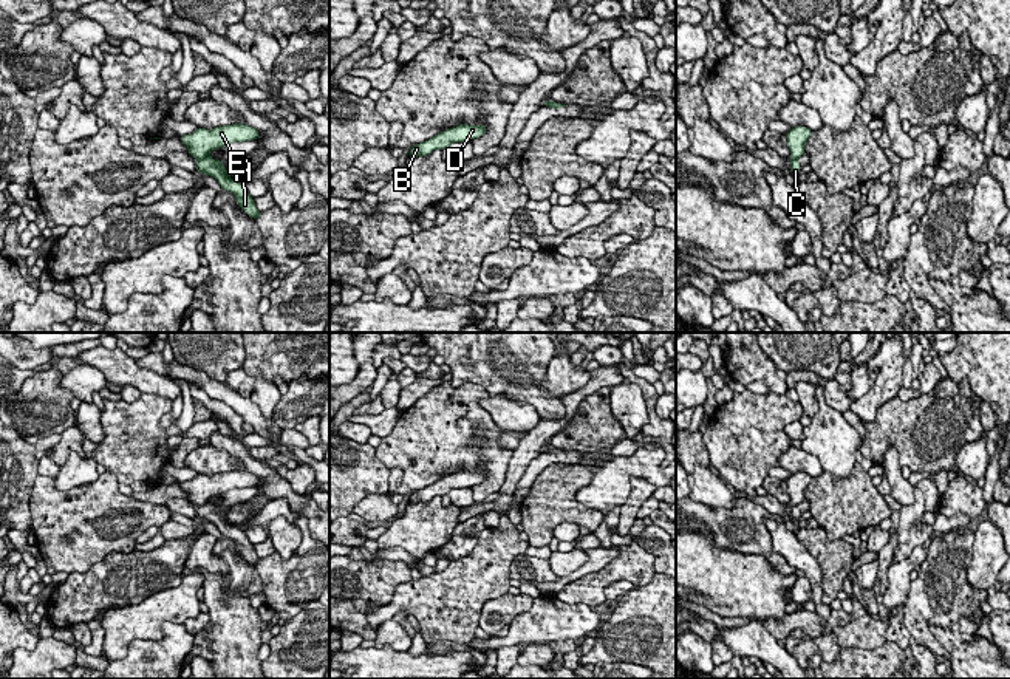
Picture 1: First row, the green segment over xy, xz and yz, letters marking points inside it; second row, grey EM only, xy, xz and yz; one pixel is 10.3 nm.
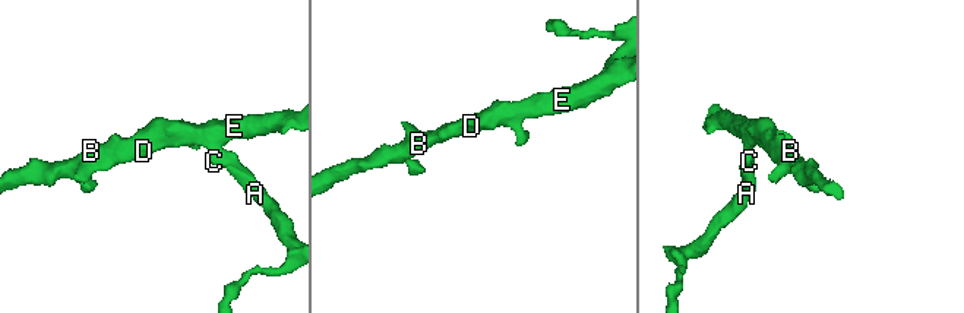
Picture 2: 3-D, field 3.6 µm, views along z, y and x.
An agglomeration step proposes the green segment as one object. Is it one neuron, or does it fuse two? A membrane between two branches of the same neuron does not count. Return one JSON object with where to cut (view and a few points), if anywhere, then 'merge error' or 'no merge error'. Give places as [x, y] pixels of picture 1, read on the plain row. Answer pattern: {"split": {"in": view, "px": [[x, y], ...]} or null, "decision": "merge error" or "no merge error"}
{"split": {"in": "xy", "px": [[208, 501], [197, 508]]}, "decision": "merge error"}

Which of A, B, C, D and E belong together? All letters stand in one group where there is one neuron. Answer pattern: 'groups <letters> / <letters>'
groups A C / B D E

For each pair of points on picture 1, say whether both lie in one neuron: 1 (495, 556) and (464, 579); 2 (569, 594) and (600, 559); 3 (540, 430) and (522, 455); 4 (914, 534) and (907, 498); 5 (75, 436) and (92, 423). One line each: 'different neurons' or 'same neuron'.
1: same neuron
2: different neurons
3: same neuron
4: different neurons
5: different neurons

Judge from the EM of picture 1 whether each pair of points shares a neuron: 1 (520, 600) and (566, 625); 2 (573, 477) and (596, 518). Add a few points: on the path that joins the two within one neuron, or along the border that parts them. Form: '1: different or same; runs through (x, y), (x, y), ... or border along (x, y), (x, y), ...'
1: different; border along (534, 599), (532, 605), (522, 611), (509, 627)
2: same; runs through (569, 489), (569, 501), (583, 515)

